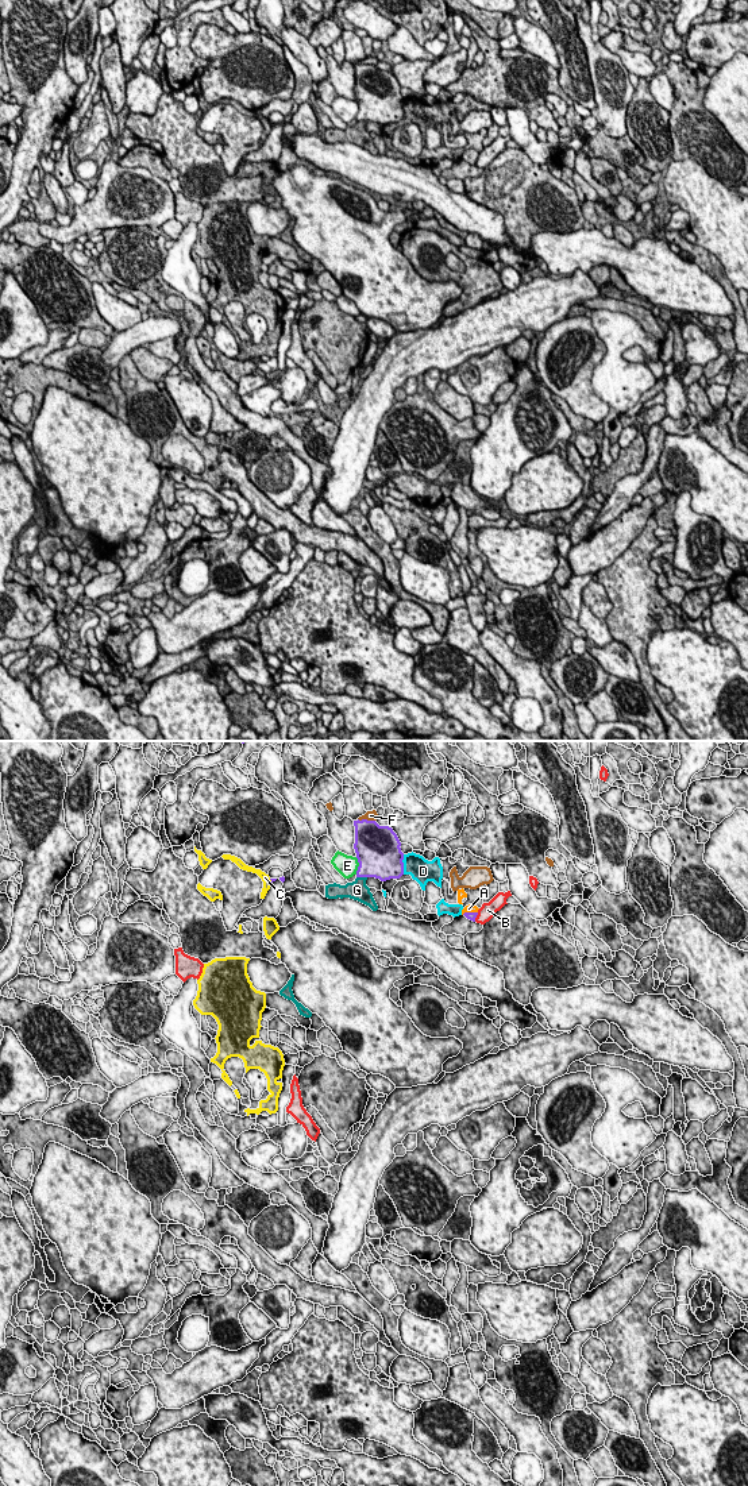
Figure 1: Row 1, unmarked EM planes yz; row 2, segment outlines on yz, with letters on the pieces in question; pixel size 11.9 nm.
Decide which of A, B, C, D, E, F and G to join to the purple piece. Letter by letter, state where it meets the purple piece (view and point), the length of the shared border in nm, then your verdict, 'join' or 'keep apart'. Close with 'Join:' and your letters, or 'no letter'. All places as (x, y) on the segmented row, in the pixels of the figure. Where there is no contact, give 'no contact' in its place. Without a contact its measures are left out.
A: yz (469, 913) | 190 nm | join
B: yz (475, 917) | 120 nm | keep apart
C: yz (270, 879) | 60 nm | keep apart
D: yz (403, 864) | 240 nm | keep apart
E: yz (359, 865) | 200 nm | keep apart
F: yz (366, 819) | 220 nm | keep apart
G: yz (362, 876) | 130 nm | keep apart
Join: A

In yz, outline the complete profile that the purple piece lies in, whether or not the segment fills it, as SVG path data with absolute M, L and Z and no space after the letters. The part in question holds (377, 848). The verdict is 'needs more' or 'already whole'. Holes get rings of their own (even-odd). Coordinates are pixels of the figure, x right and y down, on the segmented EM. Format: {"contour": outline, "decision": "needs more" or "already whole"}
{"contour": "M367 819L354 821L354 826L359 862L356 877L400 879L404 875L404 853L393 829Z", "decision": "already whole"}

